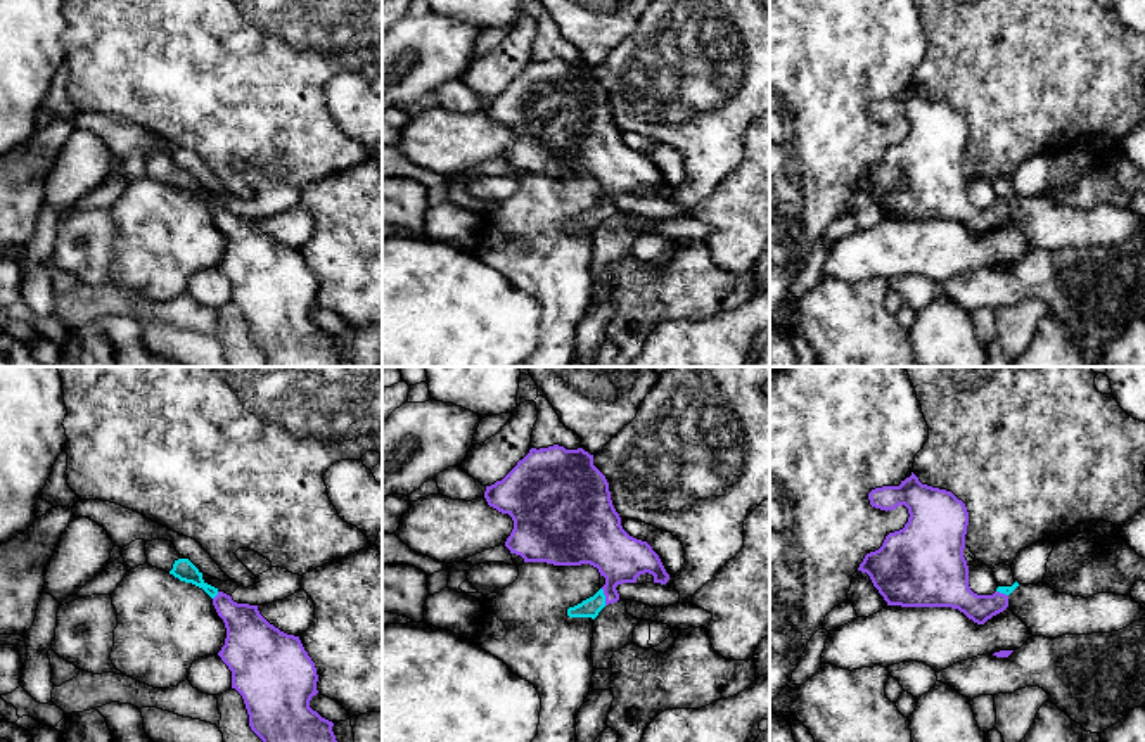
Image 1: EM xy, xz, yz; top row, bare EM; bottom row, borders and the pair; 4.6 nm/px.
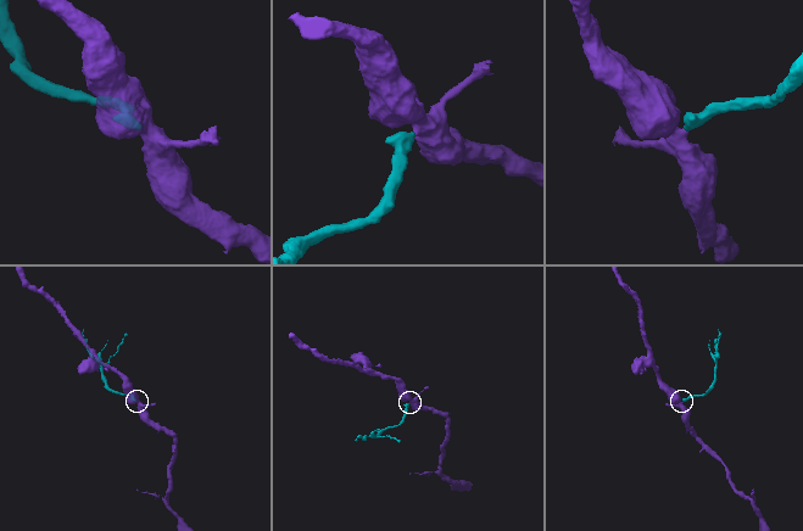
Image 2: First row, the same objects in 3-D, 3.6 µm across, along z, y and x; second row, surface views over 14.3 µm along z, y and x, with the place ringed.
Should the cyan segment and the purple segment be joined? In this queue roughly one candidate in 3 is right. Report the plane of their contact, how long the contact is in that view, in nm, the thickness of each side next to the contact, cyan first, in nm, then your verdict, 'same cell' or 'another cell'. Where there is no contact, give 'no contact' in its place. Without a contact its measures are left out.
meets cyan in xz; contact 80 nm long; 90 nm thick on the cyan side, 220 nm on the other; same cell

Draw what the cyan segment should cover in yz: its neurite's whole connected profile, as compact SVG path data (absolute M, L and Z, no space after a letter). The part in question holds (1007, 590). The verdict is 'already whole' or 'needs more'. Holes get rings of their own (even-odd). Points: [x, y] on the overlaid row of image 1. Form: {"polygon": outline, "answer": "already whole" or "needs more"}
{"polygon": "M912 472L899 486L882 486L868 493L870 505L880 510L908 509L903 529L889 533L882 547L865 555L858 571L867 572L887 605L951 607L977 624L1008 607L1008 595L1019 586L998 586L993 595L977 595L969 586L969 566L963 557L969 512L951 491L922 484Z", "answer": "needs more"}

